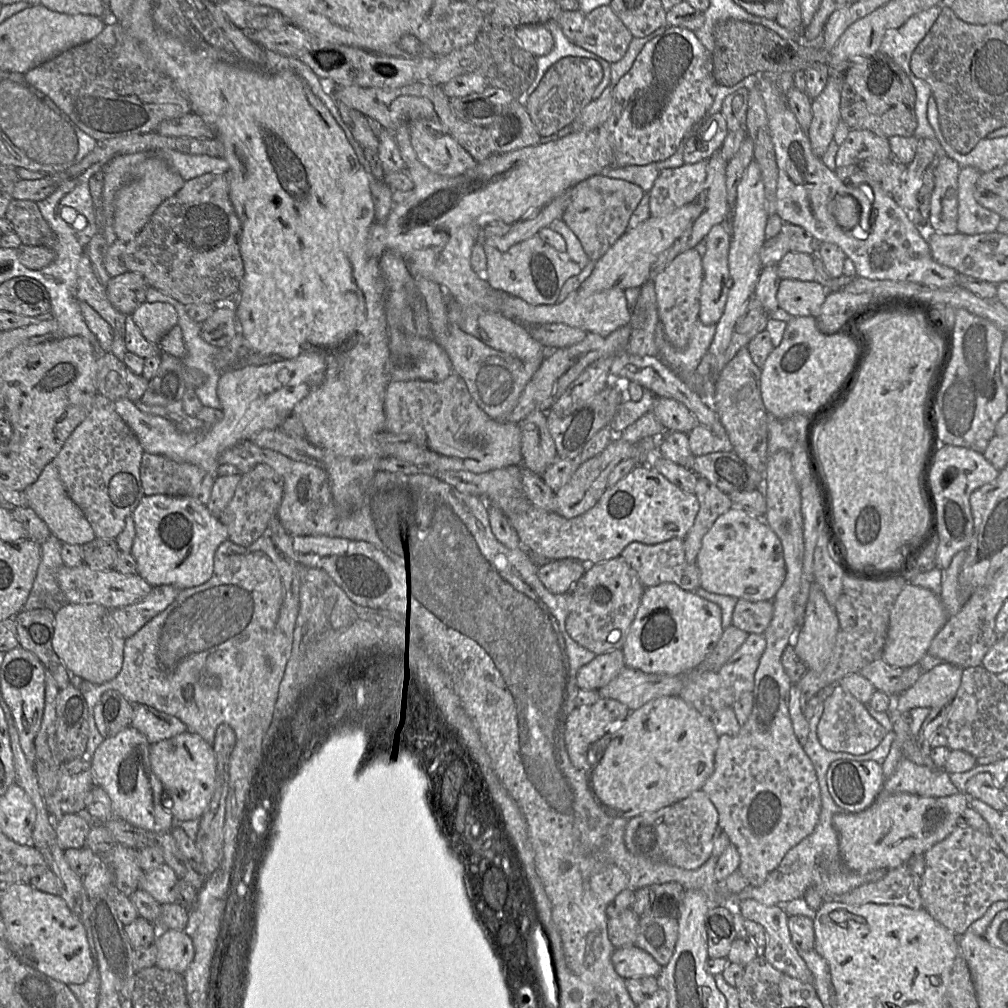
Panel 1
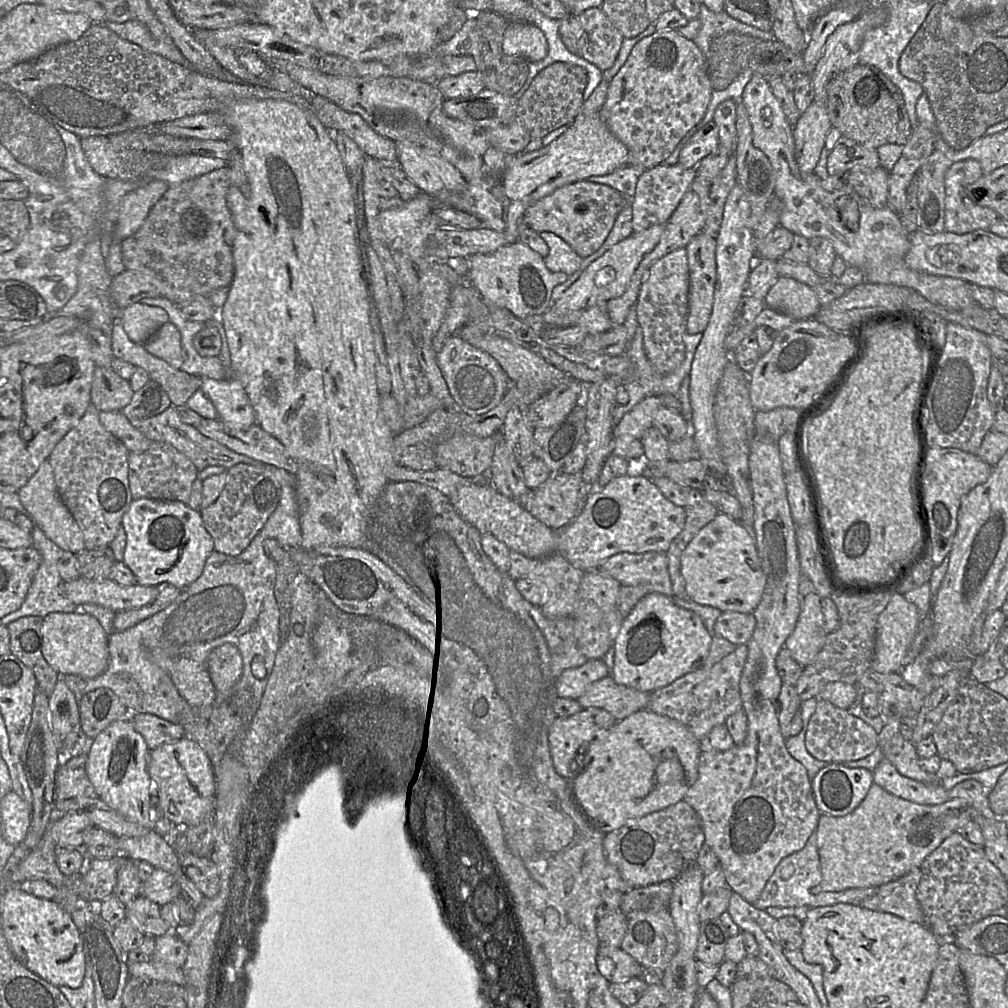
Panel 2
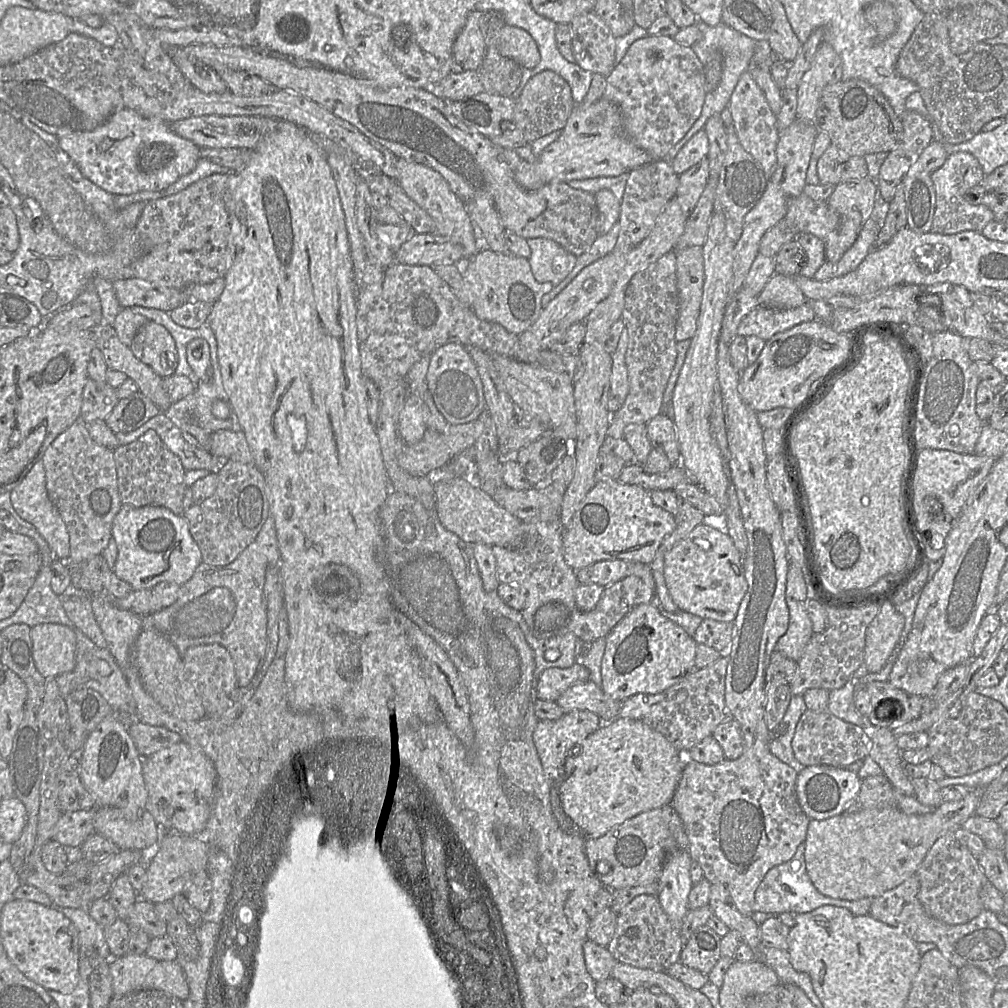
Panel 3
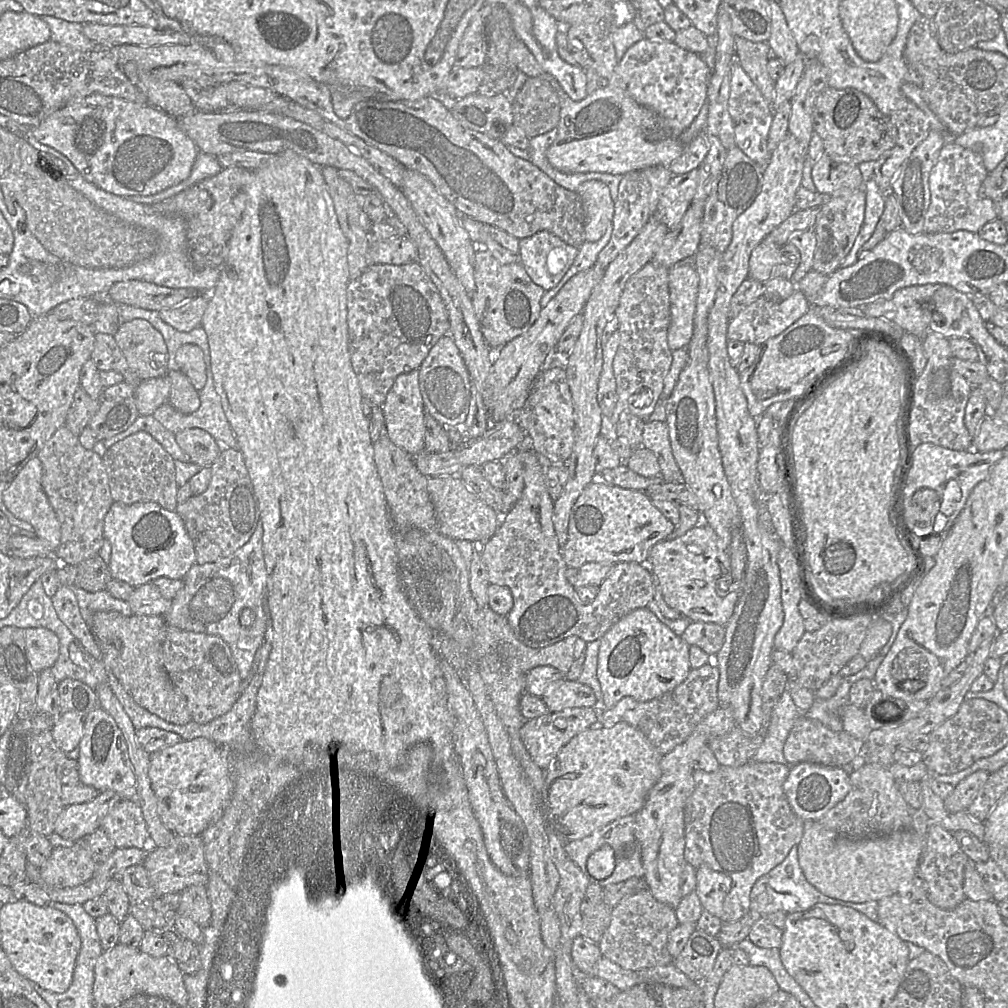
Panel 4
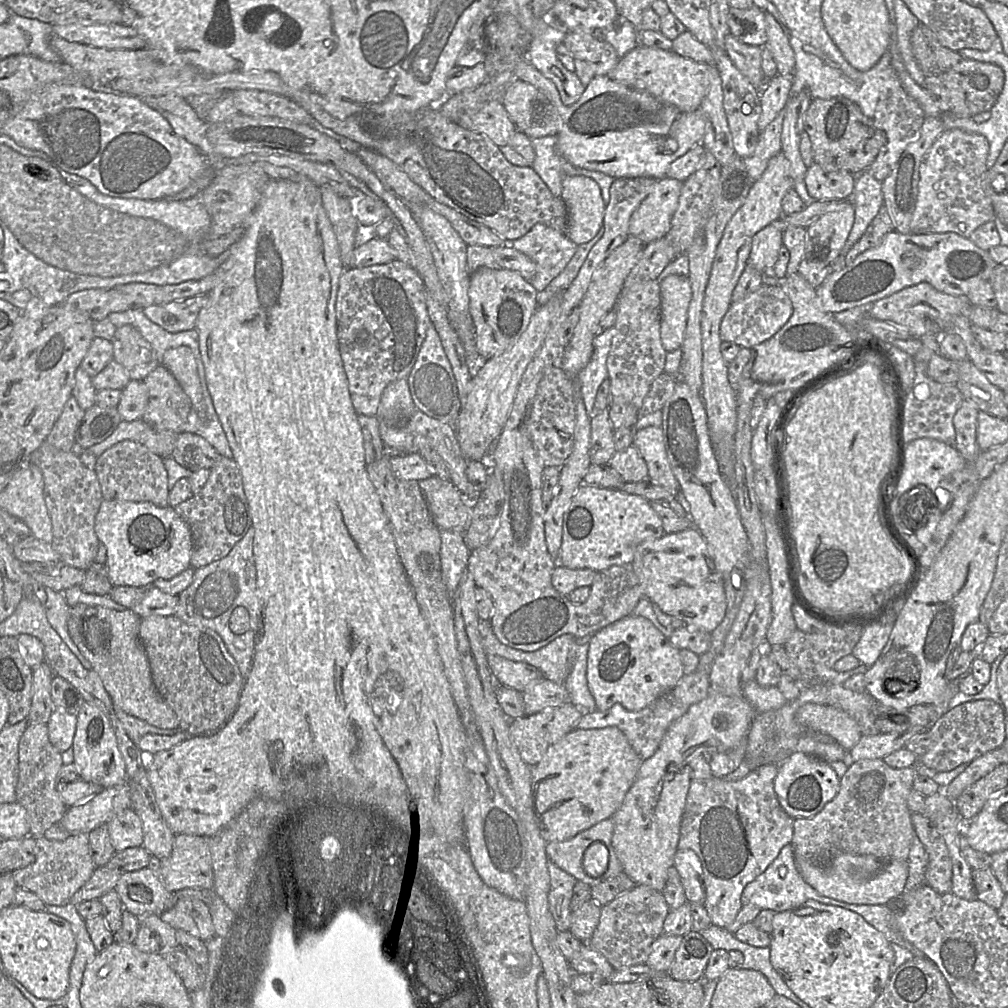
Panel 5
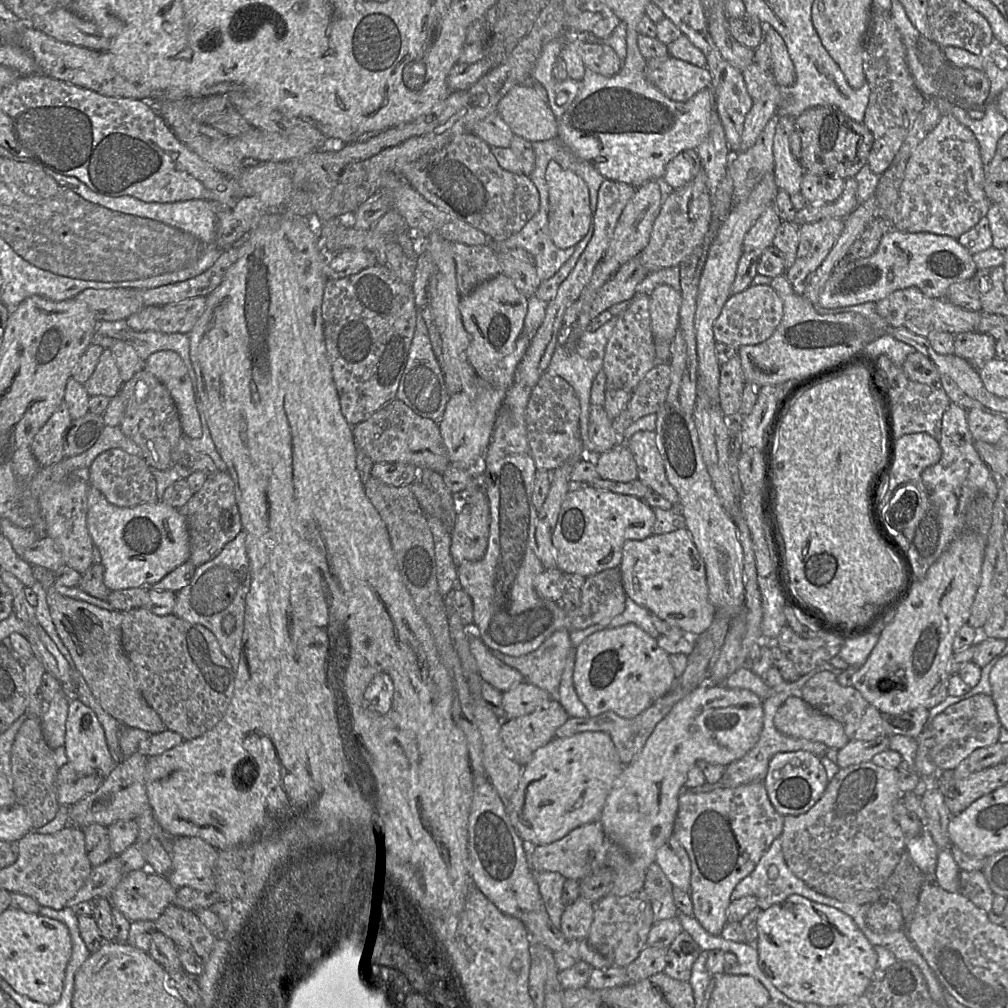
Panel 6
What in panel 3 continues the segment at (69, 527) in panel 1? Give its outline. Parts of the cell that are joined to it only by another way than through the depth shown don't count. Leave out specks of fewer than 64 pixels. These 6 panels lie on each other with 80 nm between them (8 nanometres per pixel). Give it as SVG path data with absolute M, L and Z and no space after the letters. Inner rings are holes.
M41 460L37 461L22 482L10 492L10 500L16 513L32 524L48 543L52 553L58 560L67 560L70 542L67 527L46 489L45 469Z

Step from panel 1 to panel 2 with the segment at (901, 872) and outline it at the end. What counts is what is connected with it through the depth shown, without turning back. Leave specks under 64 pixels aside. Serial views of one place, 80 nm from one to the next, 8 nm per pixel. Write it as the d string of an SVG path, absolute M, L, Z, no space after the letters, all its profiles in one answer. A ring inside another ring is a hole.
M920 867L913 868L902 877L880 886L874 895L862 901L861 906L928 926L917 900L921 875Z

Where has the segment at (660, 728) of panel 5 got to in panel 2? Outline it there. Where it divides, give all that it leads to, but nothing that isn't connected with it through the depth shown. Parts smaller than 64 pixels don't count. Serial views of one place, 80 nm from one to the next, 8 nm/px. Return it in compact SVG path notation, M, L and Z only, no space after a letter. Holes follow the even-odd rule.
M747 644L738 645L732 653L713 666L701 666L668 686L653 691L645 708L677 720L701 740L713 727L724 724L729 716L741 708L739 682L747 655Z

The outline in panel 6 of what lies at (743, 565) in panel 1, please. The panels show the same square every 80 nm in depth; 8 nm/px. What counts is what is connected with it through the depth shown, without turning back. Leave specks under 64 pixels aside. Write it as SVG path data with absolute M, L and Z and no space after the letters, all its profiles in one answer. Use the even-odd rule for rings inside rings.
M688 529L627 541L622 552L619 569L629 599L677 625L686 635L700 635L711 626L716 608L709 601L705 562Z

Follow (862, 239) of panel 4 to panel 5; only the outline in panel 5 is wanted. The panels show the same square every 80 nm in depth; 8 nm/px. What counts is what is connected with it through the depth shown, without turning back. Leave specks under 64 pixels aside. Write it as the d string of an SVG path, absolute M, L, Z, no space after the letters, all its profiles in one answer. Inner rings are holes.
M869 168L856 176L854 191L849 198L854 205L855 222L849 234L847 245L841 252L842 254L847 254L866 233L883 206L881 182L871 175Z

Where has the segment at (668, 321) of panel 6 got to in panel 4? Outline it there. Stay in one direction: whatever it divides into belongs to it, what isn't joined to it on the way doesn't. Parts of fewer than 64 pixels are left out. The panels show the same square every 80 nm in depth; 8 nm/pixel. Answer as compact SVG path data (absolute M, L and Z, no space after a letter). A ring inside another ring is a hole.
M678 262L669 270L670 325L667 342L671 351L687 347L694 329L699 277L693 263Z

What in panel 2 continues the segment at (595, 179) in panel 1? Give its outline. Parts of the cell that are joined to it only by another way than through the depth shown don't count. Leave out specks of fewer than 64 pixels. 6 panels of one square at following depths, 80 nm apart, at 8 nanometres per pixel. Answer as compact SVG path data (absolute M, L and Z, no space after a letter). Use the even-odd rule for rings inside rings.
M585 179L566 184L529 204L523 213L522 223L535 232L555 234L585 258L600 248L626 204L628 198L619 191Z

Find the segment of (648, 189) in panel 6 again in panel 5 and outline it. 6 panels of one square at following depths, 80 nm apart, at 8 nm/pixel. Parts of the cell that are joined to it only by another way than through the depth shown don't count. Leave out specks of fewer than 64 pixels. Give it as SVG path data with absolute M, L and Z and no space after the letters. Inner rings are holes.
M669 177L659 179L632 214L629 236L640 239L645 245L664 237L671 228L683 184L684 182Z

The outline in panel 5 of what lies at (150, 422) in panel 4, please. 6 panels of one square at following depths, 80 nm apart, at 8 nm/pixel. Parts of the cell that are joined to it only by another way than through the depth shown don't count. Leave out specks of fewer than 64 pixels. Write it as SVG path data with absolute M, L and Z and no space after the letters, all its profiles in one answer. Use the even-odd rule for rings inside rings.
M136 419L130 422L122 421L108 438L85 451L89 451L97 458L107 449L124 440L135 441L144 445L153 453L162 455L160 436L142 419Z

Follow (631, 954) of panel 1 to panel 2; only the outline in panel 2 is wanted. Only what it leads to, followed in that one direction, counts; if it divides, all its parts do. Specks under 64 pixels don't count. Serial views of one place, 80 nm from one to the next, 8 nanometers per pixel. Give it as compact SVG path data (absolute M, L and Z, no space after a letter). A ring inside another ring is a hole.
M600 946L596 964L599 972L611 983L644 977L646 971L620 947Z

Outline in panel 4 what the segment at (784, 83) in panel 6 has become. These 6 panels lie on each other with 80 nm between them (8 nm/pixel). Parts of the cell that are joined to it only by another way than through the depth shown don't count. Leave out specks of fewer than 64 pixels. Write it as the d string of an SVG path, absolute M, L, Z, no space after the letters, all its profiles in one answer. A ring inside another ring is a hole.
M769 1L771 18L770 36L768 44L771 56L777 58L785 66L791 64L799 54L796 41L790 32L781 8L773 1Z

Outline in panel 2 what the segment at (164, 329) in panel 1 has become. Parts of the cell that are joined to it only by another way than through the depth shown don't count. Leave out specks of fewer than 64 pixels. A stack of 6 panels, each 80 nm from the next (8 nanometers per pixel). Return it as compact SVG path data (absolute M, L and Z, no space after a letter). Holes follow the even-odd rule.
M135 303L121 310L120 322L131 341L144 345L162 325L169 322L169 315L160 307Z

